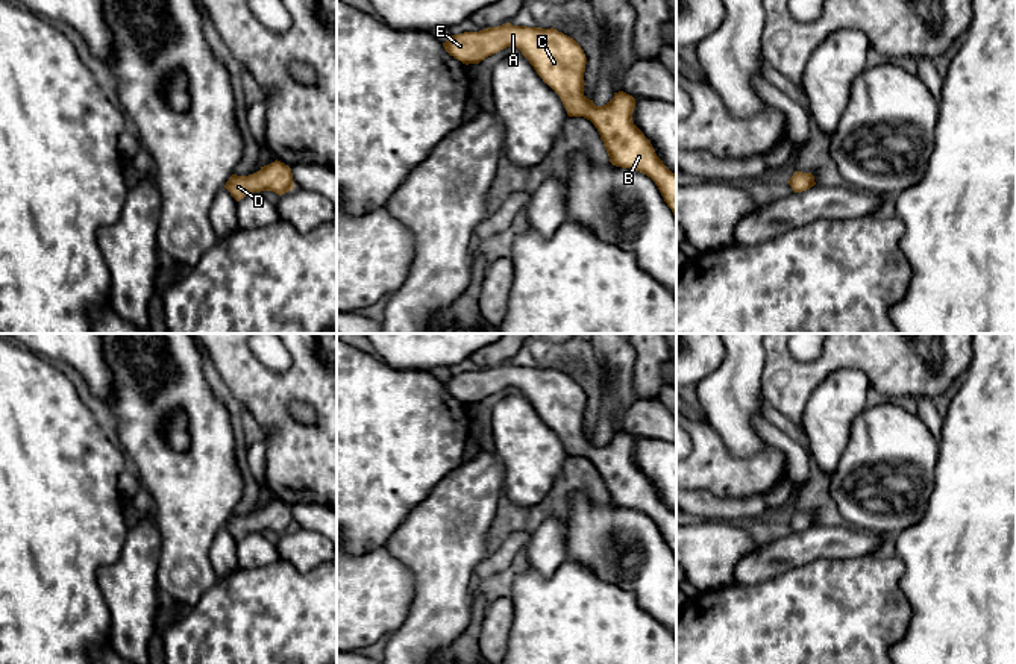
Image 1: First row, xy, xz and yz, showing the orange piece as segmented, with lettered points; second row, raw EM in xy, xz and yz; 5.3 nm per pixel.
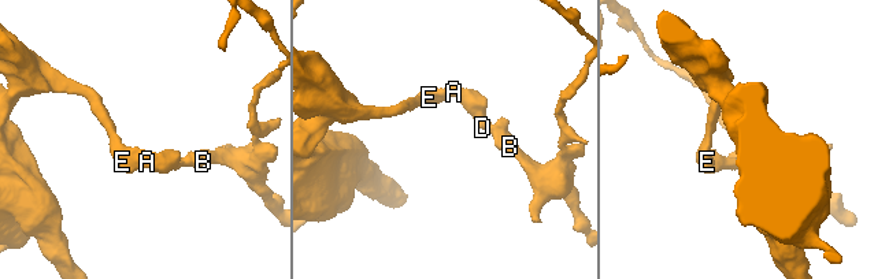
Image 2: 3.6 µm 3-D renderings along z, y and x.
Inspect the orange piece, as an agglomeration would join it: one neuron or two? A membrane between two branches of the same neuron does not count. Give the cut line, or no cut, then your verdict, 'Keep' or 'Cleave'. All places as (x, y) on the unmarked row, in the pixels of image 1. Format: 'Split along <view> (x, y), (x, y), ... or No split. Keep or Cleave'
No split. Keep

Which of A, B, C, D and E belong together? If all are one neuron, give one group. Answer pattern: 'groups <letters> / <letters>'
groups A B C D E

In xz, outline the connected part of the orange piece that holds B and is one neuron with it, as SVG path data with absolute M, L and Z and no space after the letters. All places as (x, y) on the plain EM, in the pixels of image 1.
M511 362L479 371L452 374L444 390L463 403L517 387L537 414L561 438L569 456L584 456L597 468L610 502L651 517L676 558L676 514L657 496L651 481L634 464L635 438L623 431L604 446L584 435L587 397L581 385L557 368L513 365Z

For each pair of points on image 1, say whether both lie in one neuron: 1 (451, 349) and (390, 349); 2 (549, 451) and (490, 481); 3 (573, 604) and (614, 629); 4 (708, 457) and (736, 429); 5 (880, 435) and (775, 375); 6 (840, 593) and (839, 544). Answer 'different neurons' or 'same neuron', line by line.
1: same neuron
2: different neurons
3: same neuron
4: different neurons
5: different neurons
6: different neurons

